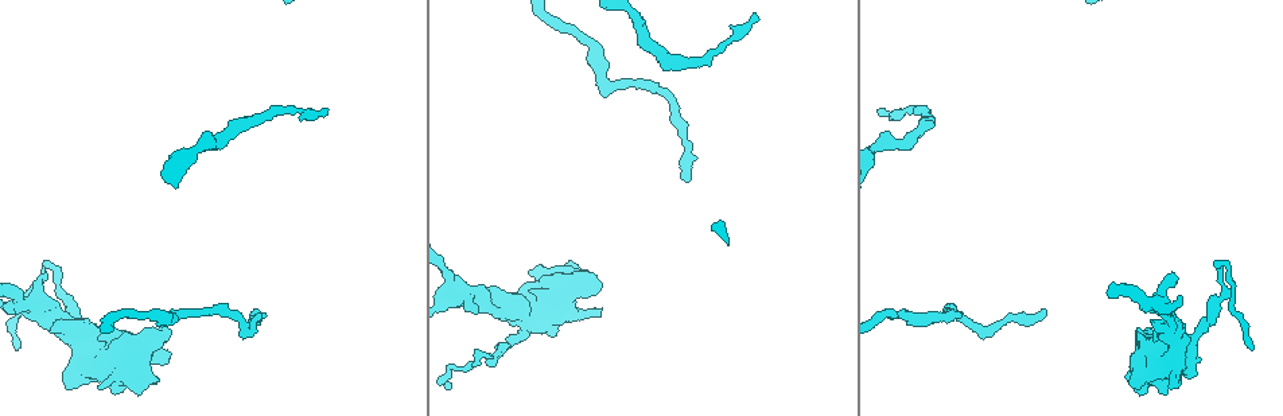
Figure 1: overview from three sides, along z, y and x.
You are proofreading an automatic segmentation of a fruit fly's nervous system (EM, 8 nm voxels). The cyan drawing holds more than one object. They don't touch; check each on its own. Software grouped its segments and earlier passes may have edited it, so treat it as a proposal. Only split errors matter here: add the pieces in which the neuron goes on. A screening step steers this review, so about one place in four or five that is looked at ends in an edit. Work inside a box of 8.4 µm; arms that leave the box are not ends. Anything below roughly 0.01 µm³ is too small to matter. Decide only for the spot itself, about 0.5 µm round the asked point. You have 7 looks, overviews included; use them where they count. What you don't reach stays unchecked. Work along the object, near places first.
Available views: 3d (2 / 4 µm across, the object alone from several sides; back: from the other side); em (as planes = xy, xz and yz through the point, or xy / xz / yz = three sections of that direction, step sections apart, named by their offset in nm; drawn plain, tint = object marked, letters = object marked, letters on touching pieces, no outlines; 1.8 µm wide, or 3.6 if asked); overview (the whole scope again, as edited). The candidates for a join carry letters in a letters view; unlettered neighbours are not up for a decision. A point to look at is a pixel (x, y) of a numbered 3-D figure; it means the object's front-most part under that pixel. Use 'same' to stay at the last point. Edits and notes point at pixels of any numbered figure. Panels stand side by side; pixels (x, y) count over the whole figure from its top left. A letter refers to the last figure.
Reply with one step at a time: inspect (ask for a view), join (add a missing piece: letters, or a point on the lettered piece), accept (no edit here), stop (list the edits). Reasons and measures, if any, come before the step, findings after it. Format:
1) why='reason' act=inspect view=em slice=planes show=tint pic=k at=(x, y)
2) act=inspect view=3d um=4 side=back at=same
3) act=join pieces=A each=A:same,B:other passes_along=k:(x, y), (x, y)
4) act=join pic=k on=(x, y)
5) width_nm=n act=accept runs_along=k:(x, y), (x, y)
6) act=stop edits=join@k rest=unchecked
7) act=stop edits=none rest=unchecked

act=inspect view=em slice=planes show=letters pic=1 at=(1171, 388)

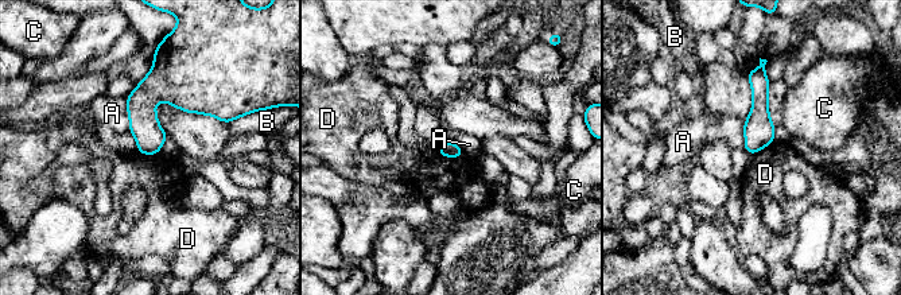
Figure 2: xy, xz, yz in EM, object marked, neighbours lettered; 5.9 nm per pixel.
act=accept each=A:other,B:other,C:other,D:other found='none of them fits'

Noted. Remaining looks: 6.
why='free end' act=inspect view=3d um=2 pic=1 at=(255, 310)

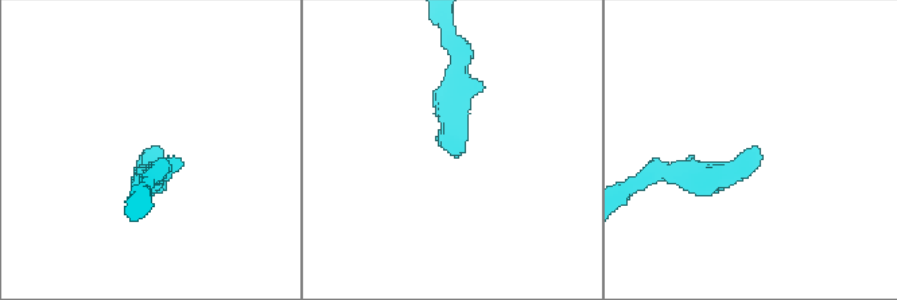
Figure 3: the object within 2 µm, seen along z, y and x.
act=inspect view=em slice=planes show=letters pic=3 at=(755, 148)

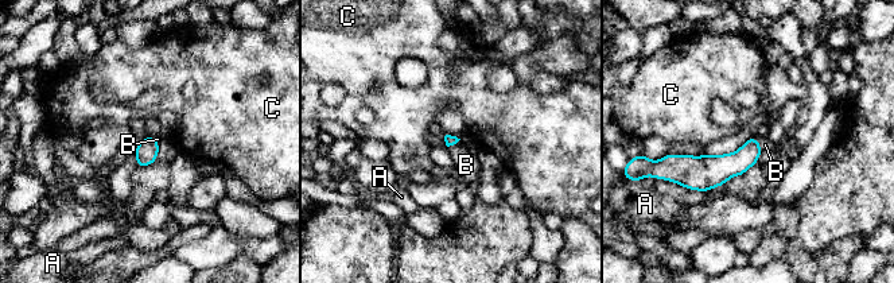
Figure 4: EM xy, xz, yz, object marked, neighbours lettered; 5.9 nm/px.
longest_contact=A:120nm act=join pieces=B each=A:other,B:same,C:other passes_along=4:(723, 167), (758, 144), (765, 144) found='the neuron continues'

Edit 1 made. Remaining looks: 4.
act=inspect view=overview

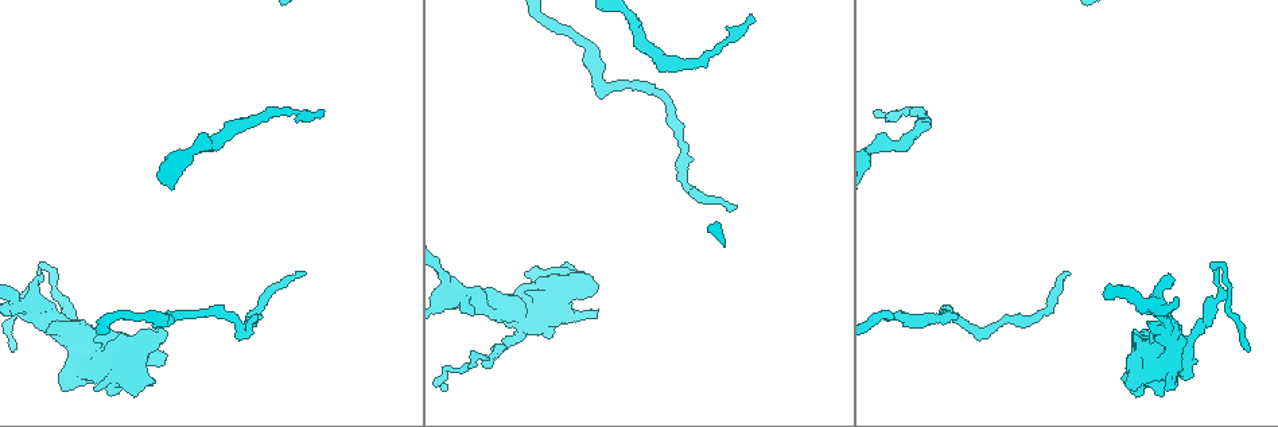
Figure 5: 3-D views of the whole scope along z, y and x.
why='narrows sharply' act=inspect view=em slice=planes show=letters pic=5 at=(717, 53)

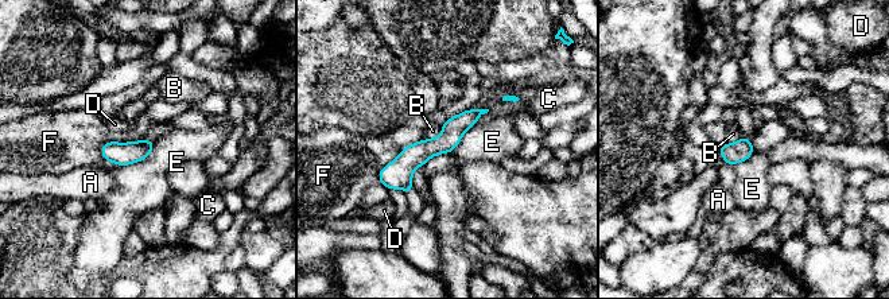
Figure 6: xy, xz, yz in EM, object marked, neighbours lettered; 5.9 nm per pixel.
width_nm=130 act=accept each=A:other,B:other,C:other,D:other,E:other,F:other runs_along=6:(478, 112), (381, 177) found='no lettered piece goes on from it'

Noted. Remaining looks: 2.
act=stop edits=join@4 rest=unchecked

